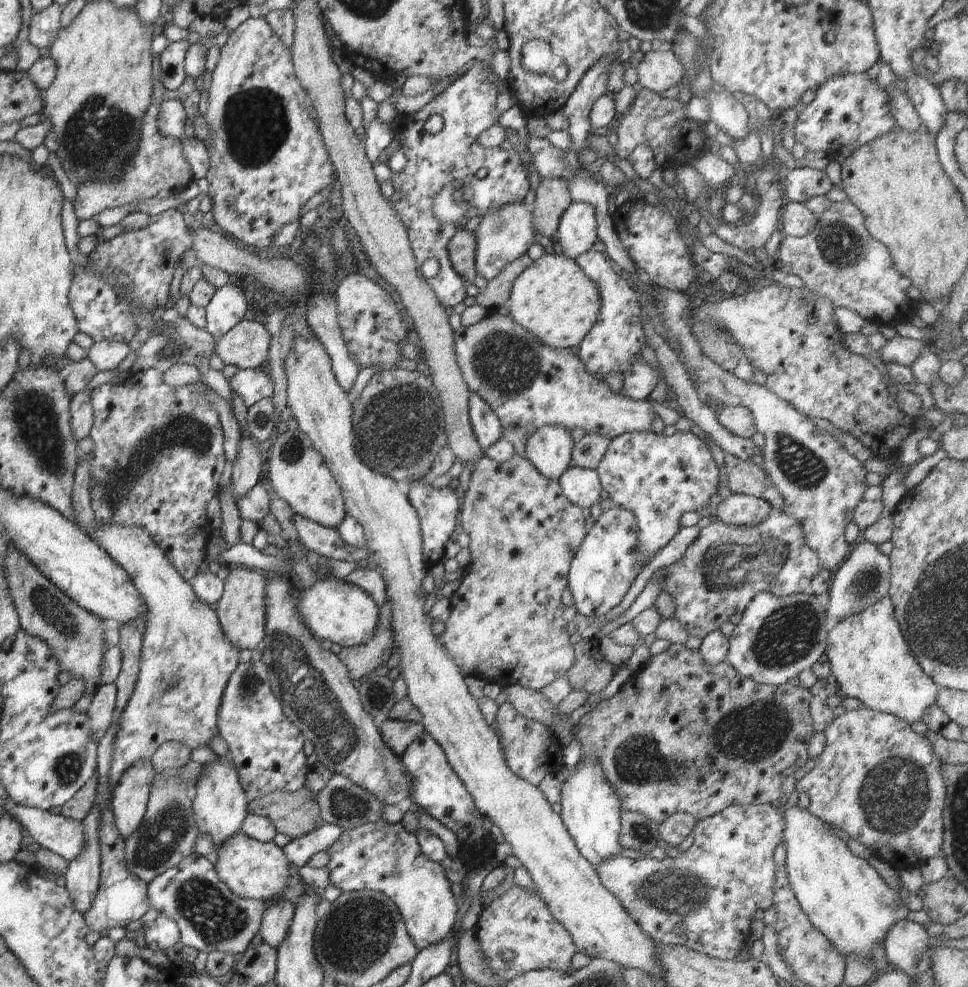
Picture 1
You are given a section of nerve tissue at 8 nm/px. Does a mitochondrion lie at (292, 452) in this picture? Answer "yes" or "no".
yes

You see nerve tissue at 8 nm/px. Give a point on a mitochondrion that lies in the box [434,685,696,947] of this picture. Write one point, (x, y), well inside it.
(637, 760)

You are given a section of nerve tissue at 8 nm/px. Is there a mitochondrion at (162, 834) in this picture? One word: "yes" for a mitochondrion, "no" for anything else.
yes

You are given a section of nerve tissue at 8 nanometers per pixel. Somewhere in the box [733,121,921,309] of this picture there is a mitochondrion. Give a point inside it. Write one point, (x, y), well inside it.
(841, 247)

